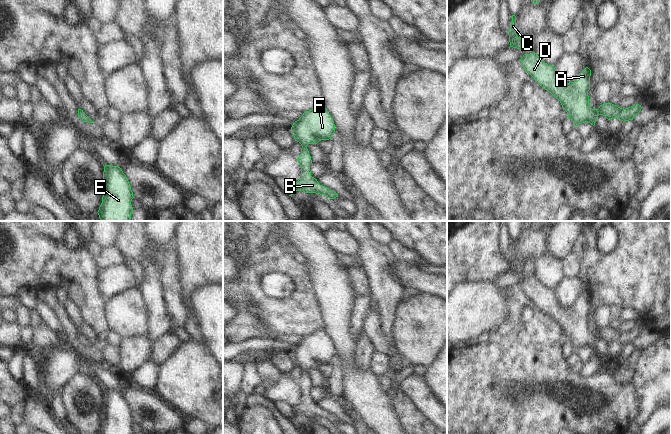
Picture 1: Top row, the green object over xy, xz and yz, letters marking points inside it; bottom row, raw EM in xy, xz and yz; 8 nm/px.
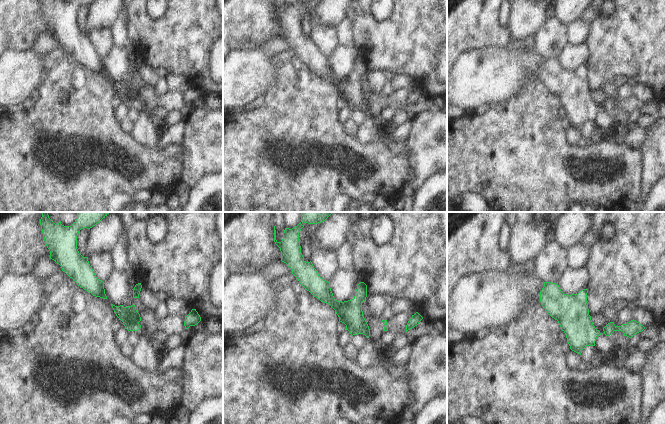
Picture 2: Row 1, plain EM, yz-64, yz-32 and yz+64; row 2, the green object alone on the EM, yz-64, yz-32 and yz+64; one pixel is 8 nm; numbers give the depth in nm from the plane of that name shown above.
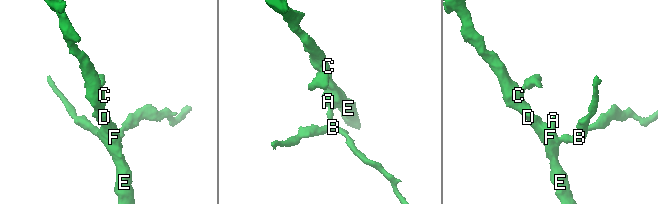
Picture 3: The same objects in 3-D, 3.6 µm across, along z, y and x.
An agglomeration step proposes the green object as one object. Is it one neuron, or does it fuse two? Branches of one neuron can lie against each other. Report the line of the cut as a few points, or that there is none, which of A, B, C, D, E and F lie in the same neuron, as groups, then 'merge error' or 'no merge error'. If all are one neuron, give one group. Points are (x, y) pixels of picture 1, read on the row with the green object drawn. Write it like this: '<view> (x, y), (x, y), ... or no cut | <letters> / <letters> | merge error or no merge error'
no cut | A B C D E F | no merge error

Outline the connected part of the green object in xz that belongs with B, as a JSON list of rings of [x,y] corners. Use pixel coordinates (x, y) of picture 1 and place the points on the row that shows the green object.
[[[319,105],[319,106],[317,106],[317,107],[313,108],[313,109],[311,109],[311,110],[309,110],[309,111],[304,112],[303,115],[302,115],[297,121],[295,121],[295,122],[293,123],[293,125],[292,125],[292,127],[291,127],[291,132],[292,132],[293,136],[294,136],[295,141],[299,142],[299,143],[301,144],[302,148],[301,148],[301,154],[300,154],[300,156],[298,157],[298,162],[299,162],[299,165],[300,165],[300,167],[301,167],[301,178],[300,178],[297,182],[292,183],[293,193],[292,193],[291,195],[289,195],[289,196],[292,197],[292,195],[293,195],[296,191],[300,191],[300,190],[301,190],[301,191],[303,191],[303,192],[305,192],[305,193],[316,193],[316,194],[324,195],[324,196],[326,196],[326,197],[328,197],[328,198],[330,198],[330,199],[334,199],[334,198],[338,197],[338,195],[337,195],[336,192],[330,190],[329,188],[327,188],[327,187],[325,187],[325,186],[323,186],[323,185],[320,185],[319,182],[317,181],[317,179],[315,179],[314,177],[311,176],[310,165],[312,164],[312,160],[311,160],[311,156],[310,156],[310,154],[309,154],[309,151],[308,151],[308,149],[307,149],[307,147],[306,147],[308,144],[317,144],[317,143],[318,143],[319,141],[321,141],[321,140],[329,140],[329,139],[331,139],[332,135],[334,134],[334,132],[335,132],[335,124],[334,124],[334,121],[333,121],[331,115],[328,113],[327,109],[326,109],[323,105]]]

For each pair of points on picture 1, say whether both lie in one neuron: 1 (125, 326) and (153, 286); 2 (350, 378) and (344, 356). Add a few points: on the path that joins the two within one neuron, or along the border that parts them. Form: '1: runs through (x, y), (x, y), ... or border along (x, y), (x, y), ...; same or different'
1: border along (137, 288), (143, 300), (148, 323); different
2: runs through (350, 373), (348, 361); same

